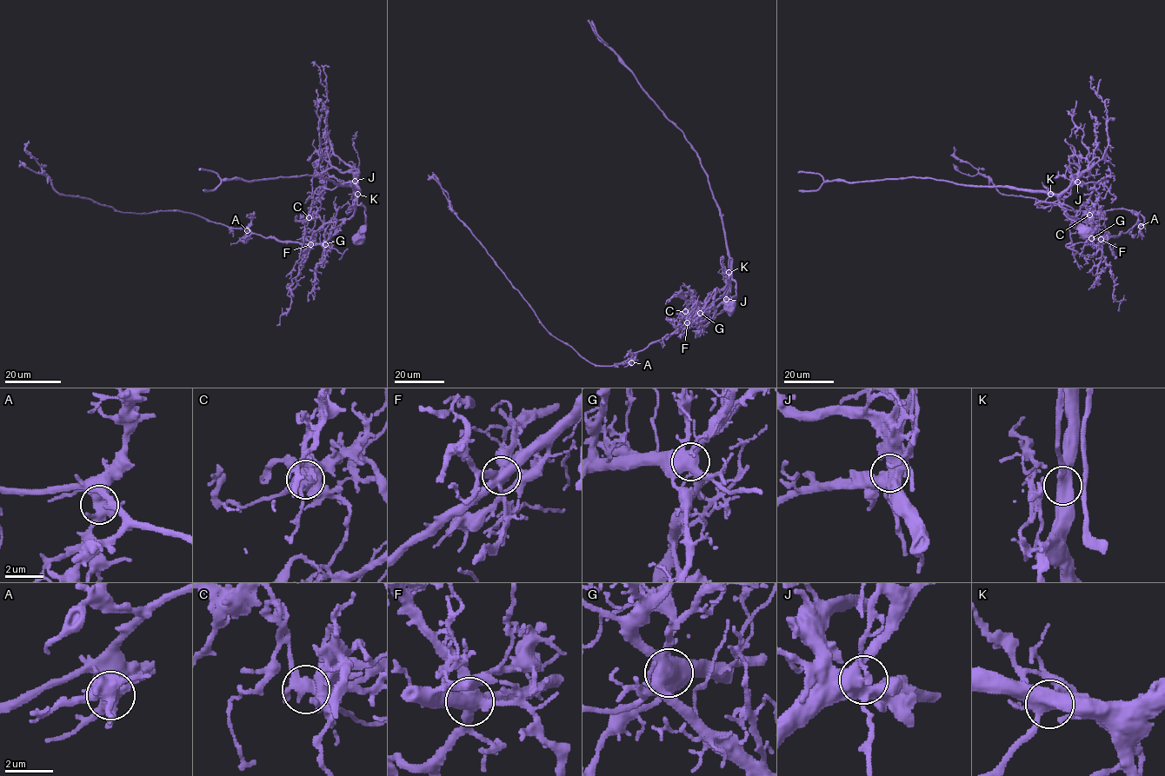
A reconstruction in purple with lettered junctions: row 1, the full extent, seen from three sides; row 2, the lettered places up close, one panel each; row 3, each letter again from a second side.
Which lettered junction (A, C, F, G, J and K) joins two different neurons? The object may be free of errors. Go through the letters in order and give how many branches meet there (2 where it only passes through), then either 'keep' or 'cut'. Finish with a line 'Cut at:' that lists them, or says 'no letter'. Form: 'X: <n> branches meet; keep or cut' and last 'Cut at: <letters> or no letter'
A: 5 branches meet; keep
C: 5 branches meet; keep
F: 5 branches meet; cut
G: 5 branches meet; keep
J: 5 branches meet; keep
K: 4 branches meet; keep
Cut at: F

